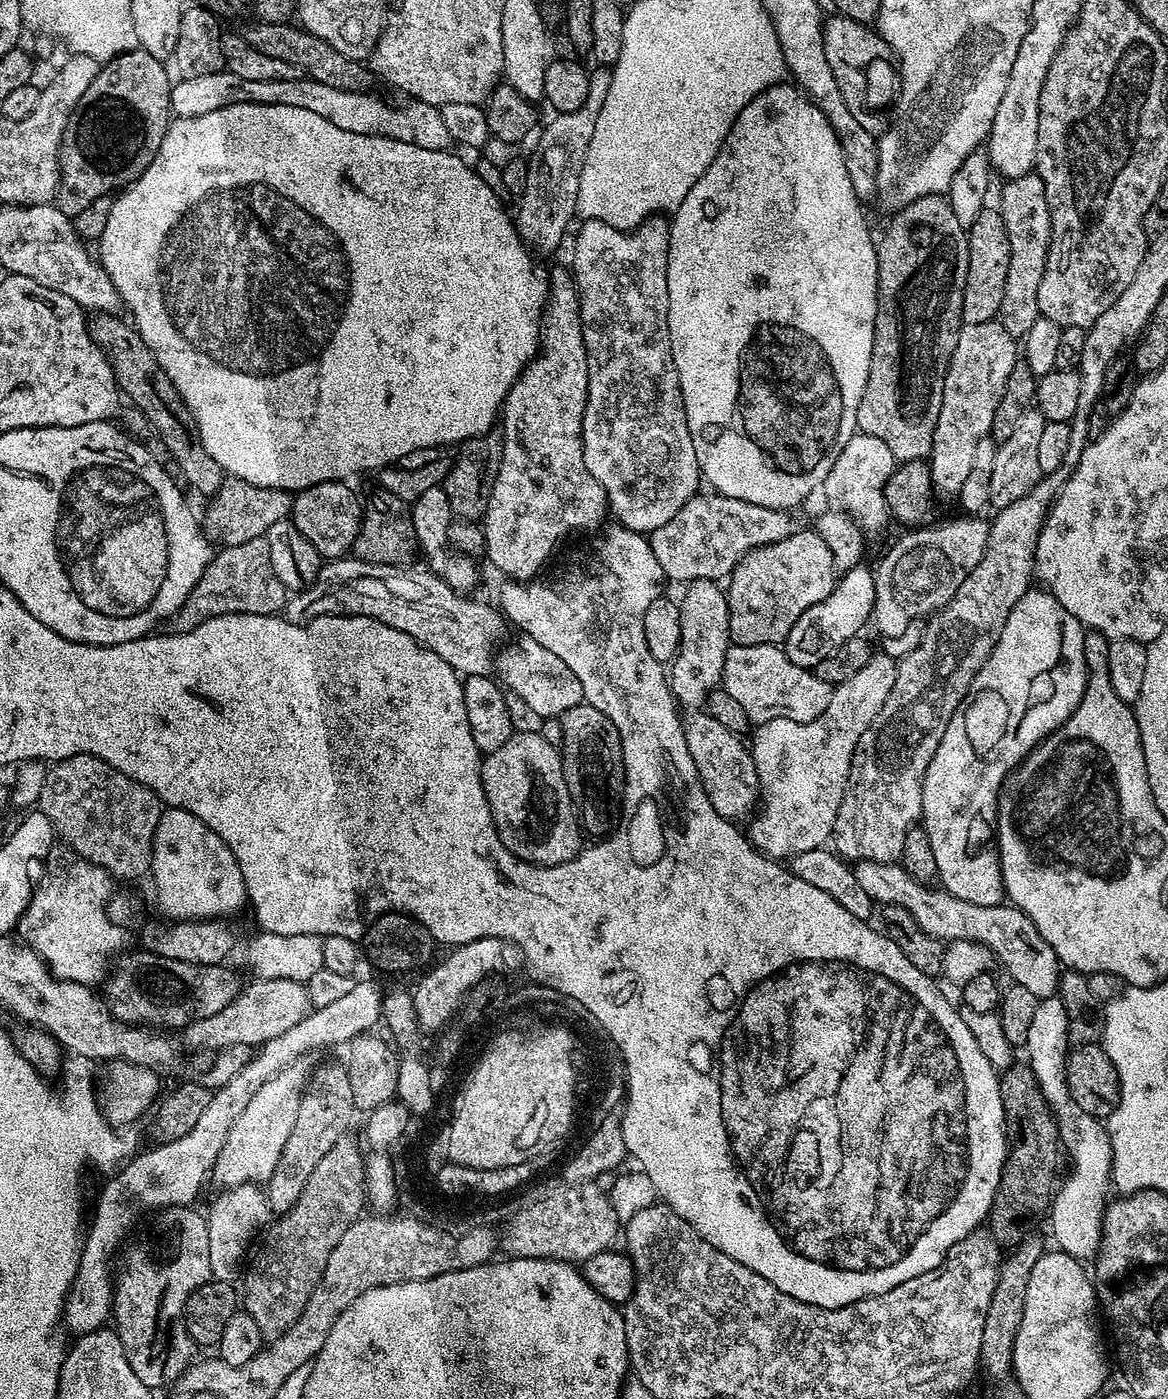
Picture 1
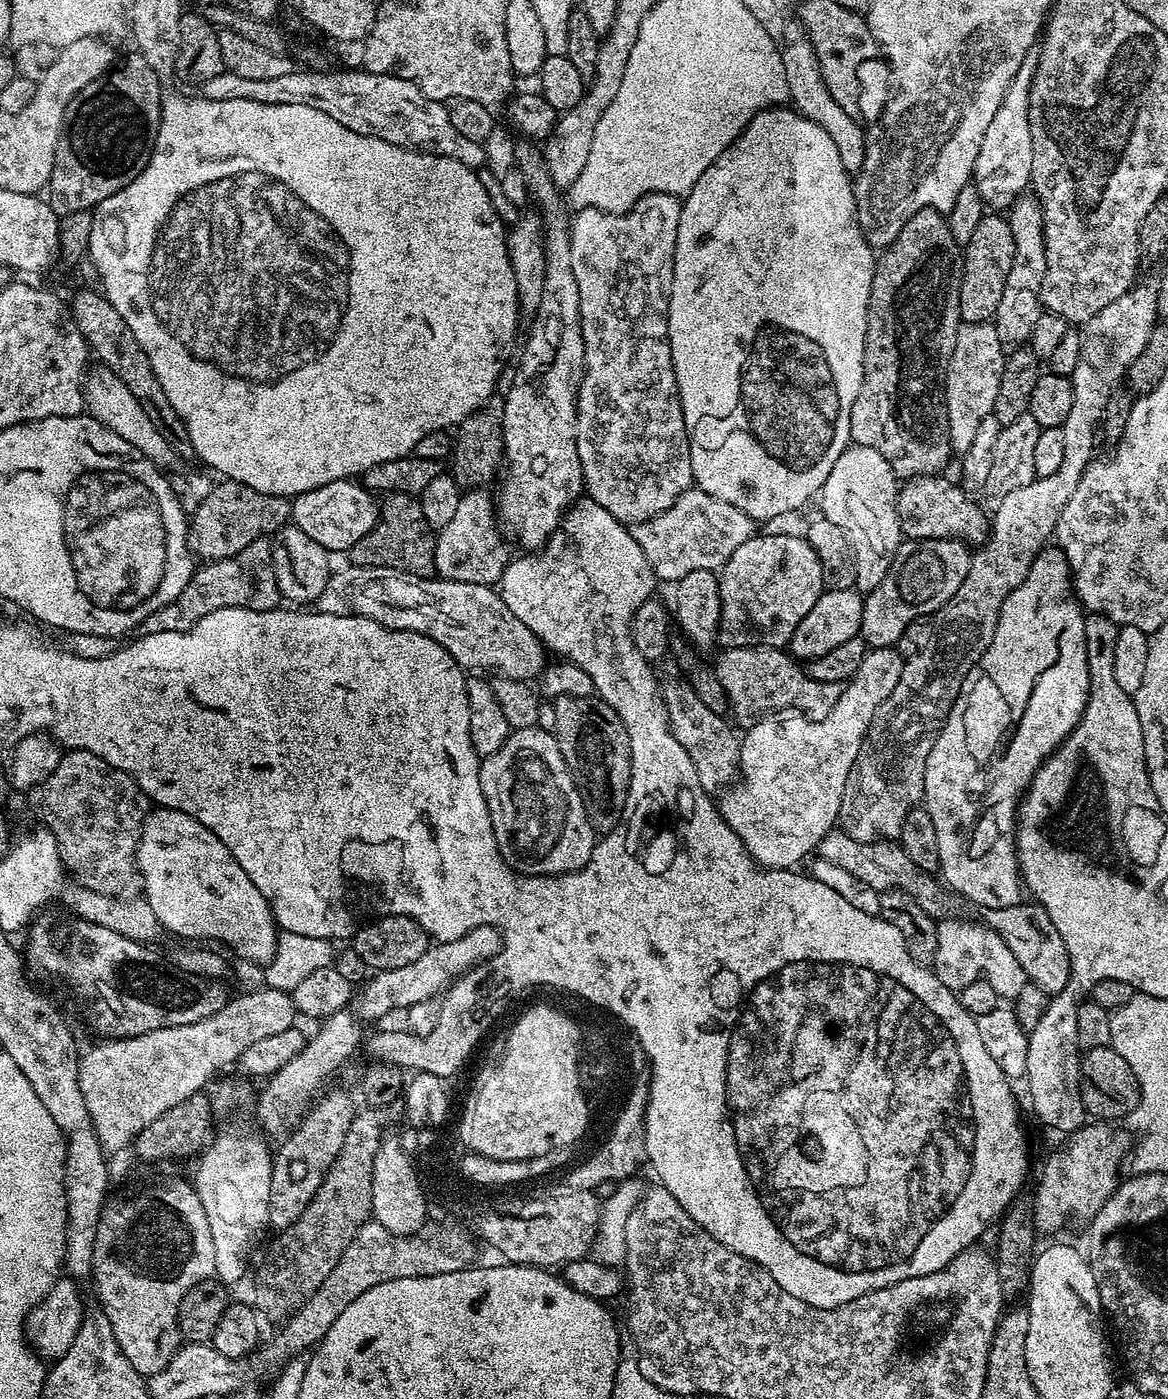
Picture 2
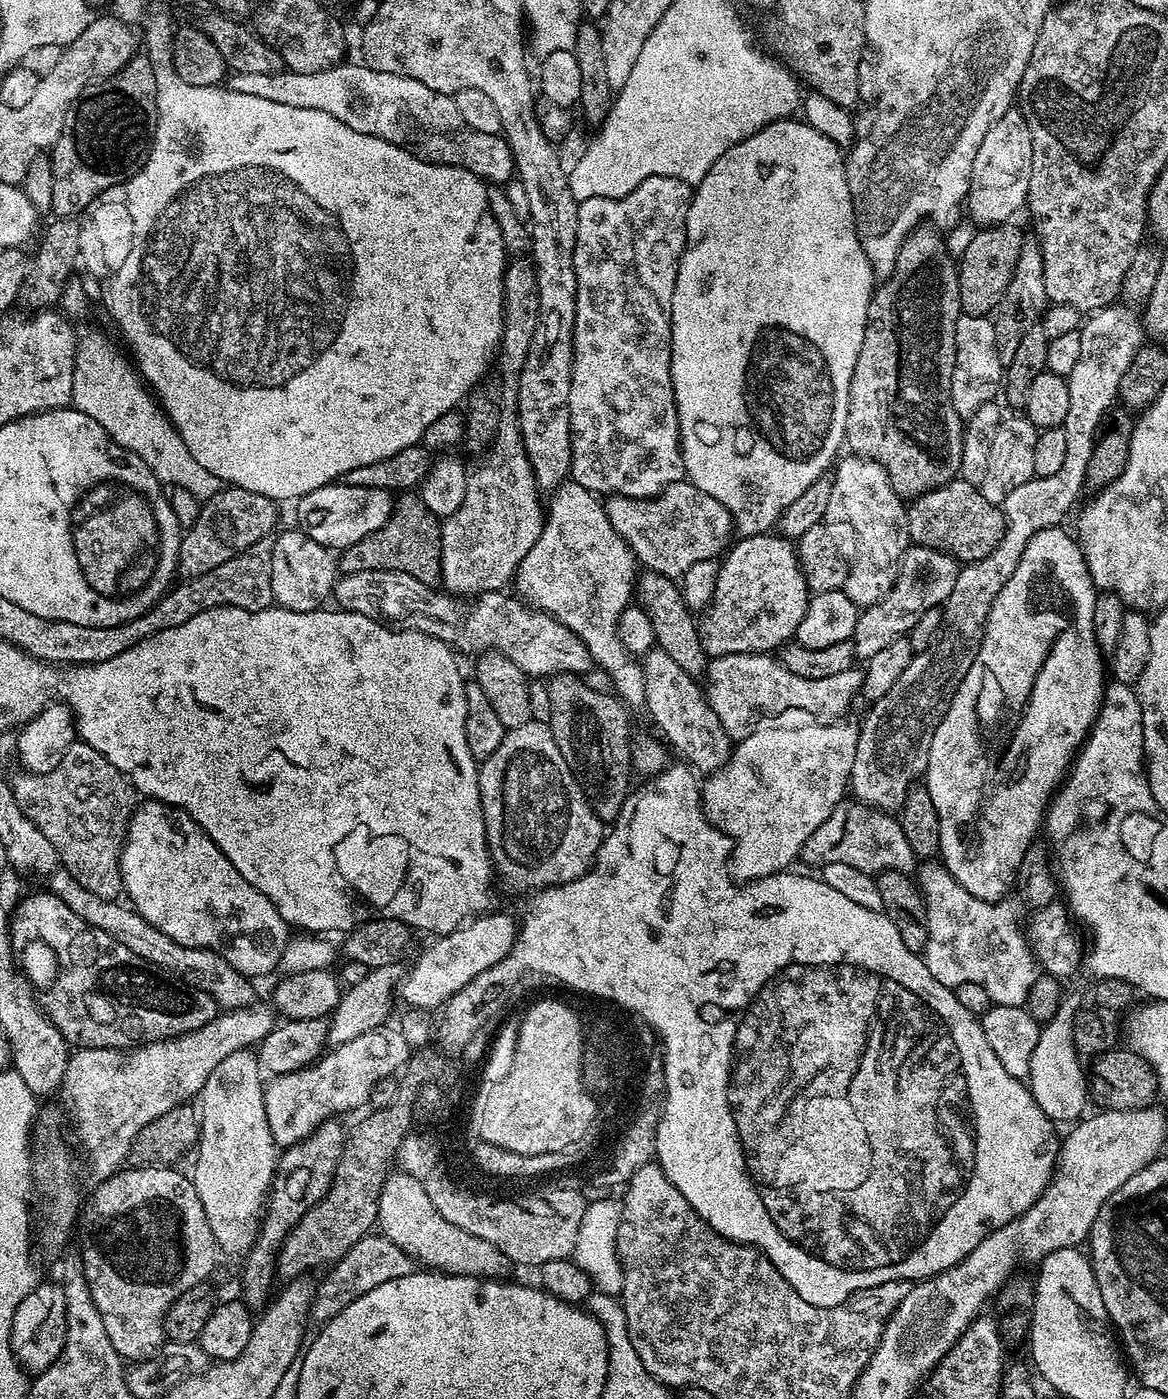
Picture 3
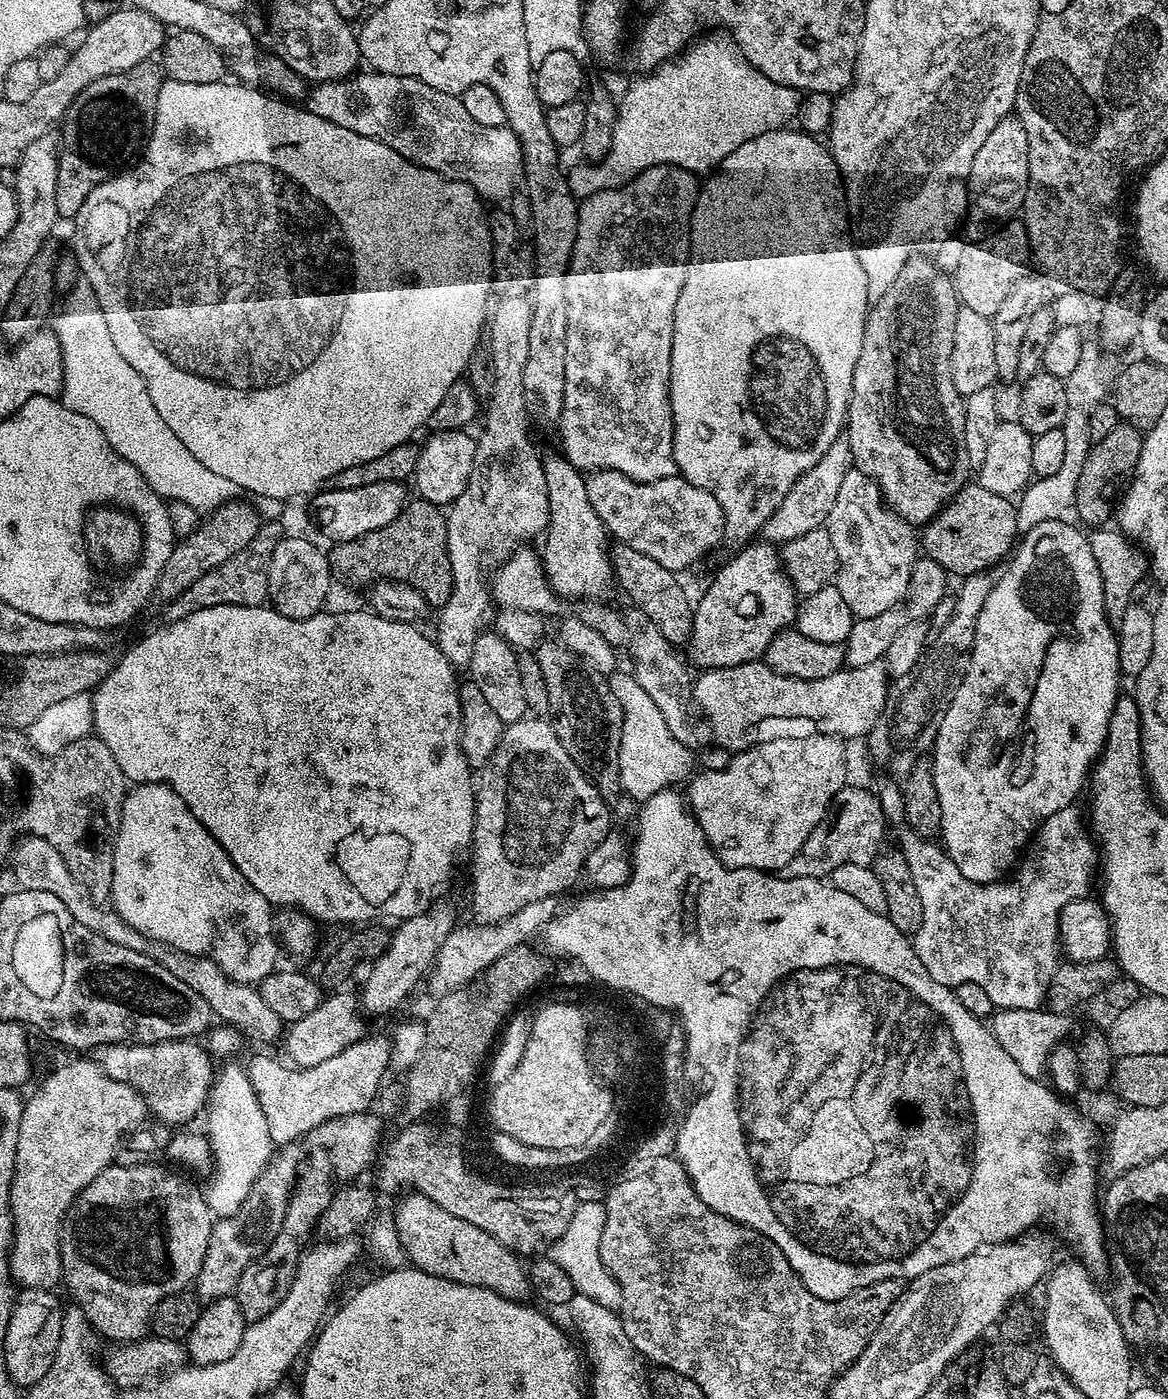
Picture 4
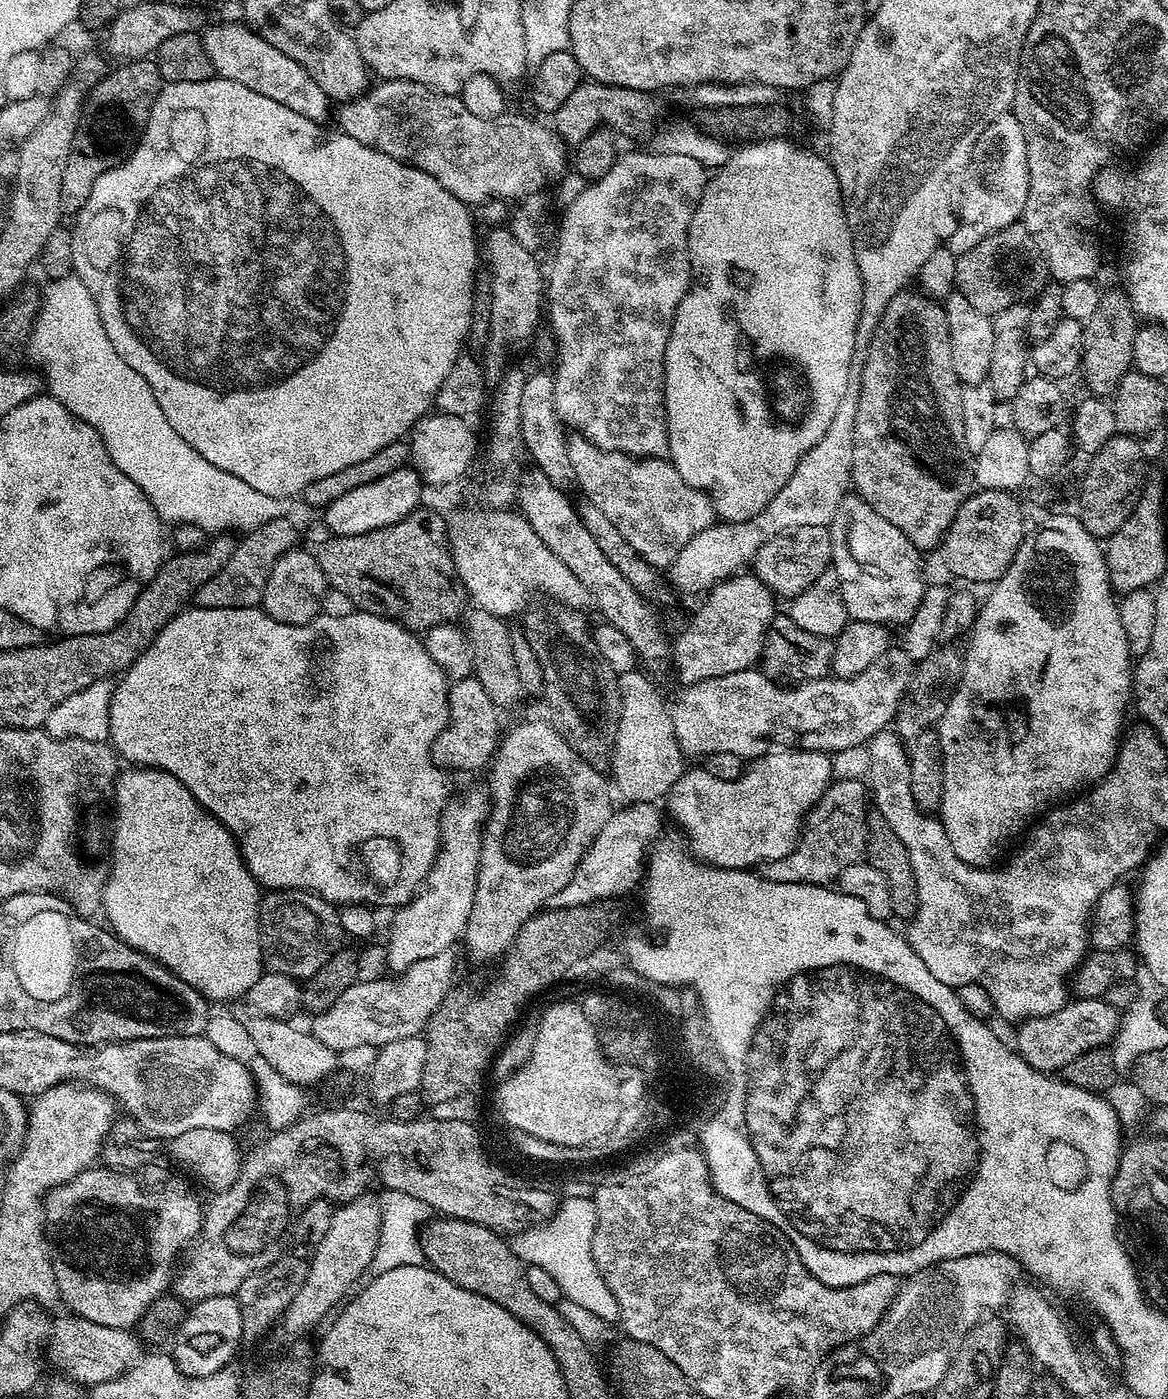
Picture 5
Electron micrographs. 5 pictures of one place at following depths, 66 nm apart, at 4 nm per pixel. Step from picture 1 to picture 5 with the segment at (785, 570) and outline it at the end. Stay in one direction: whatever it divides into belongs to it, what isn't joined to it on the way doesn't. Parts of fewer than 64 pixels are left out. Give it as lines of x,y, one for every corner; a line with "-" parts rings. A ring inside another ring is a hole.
735,574
727,580
713,585
700,601
700,609
692,616
692,621
680,632
680,637
674,640
674,664
680,667
681,685
687,686
706,682
706,678
722,678
726,674
738,674
747,668
756,668
762,650
764,636
768,633
770,622
778,614
777,597
755,574

